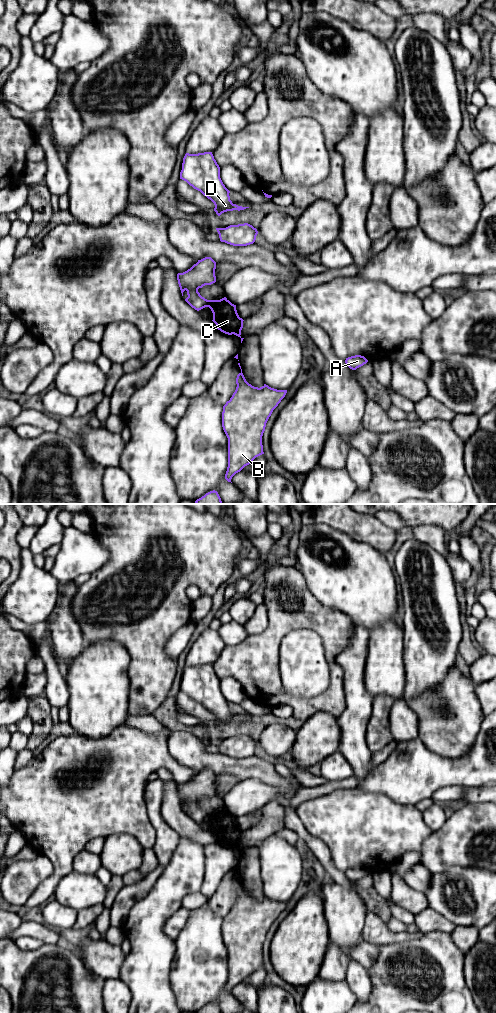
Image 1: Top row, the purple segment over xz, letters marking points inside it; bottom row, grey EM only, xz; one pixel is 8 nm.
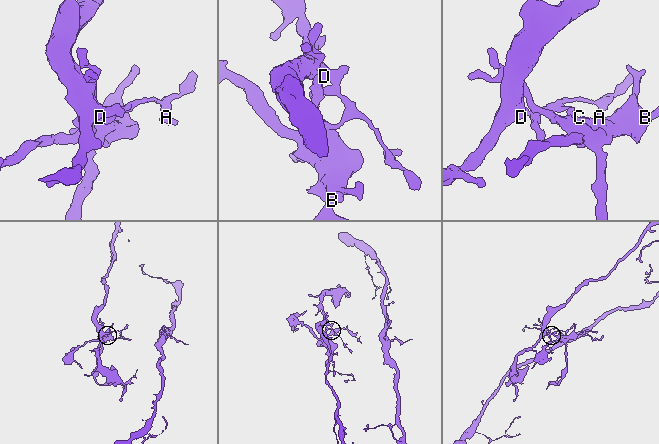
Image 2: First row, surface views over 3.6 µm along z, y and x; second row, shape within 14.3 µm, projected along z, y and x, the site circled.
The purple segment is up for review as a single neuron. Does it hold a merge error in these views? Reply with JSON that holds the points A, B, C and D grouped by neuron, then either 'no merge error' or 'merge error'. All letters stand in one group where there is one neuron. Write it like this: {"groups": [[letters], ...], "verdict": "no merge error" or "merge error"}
{"groups": [["A", "D"], ["B", "C"]], "verdict": "merge error"}

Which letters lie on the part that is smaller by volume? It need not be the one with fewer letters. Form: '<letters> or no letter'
B, C

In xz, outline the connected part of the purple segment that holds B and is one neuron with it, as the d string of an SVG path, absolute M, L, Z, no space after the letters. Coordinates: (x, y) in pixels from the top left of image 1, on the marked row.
M242 369L237 375L236 384L236 390L222 412L222 427L228 438L228 467L225 474L228 482L256 457L264 454L262 436L266 423L287 393L287 390L277 390L266 384L260 388L252 386L246 381Z

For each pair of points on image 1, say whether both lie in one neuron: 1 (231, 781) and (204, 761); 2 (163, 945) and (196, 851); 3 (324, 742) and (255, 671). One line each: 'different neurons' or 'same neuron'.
1: different neurons
2: same neuron
3: different neurons

